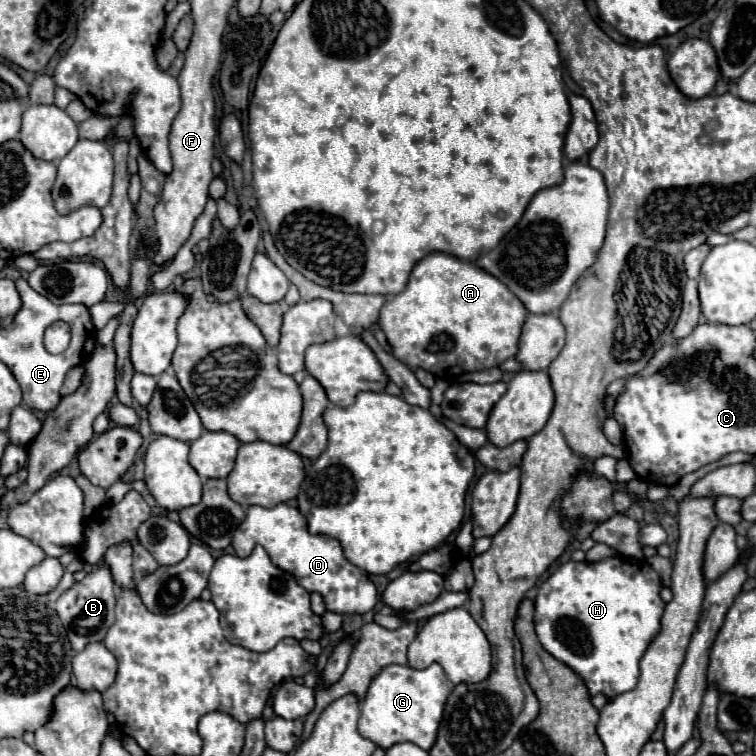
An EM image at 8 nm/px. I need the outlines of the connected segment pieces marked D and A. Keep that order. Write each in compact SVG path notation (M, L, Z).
M279 503L273 509L249 507L247 519L233 535L233 547L239 557L249 557L257 543L265 547L275 567L289 571L297 579L297 583L301 583L301 587L305 587L309 593L319 593L325 599L327 611L339 615L353 615L367 613L375 607L377 589L369 575L343 557L339 541L327 535L311 535L307 531L305 517L299 513L299 509L289 507L285 503Z
M435 251L423 257L413 267L407 289L387 299L387 303L381 307L379 325L393 345L393 355L409 369L423 367L435 377L455 379L463 371L483 371L489 367L499 367L505 359L515 357L525 317L525 305L509 291L509 287L505 287L505 283L493 279L493 275L481 271L481 267L471 261Z

